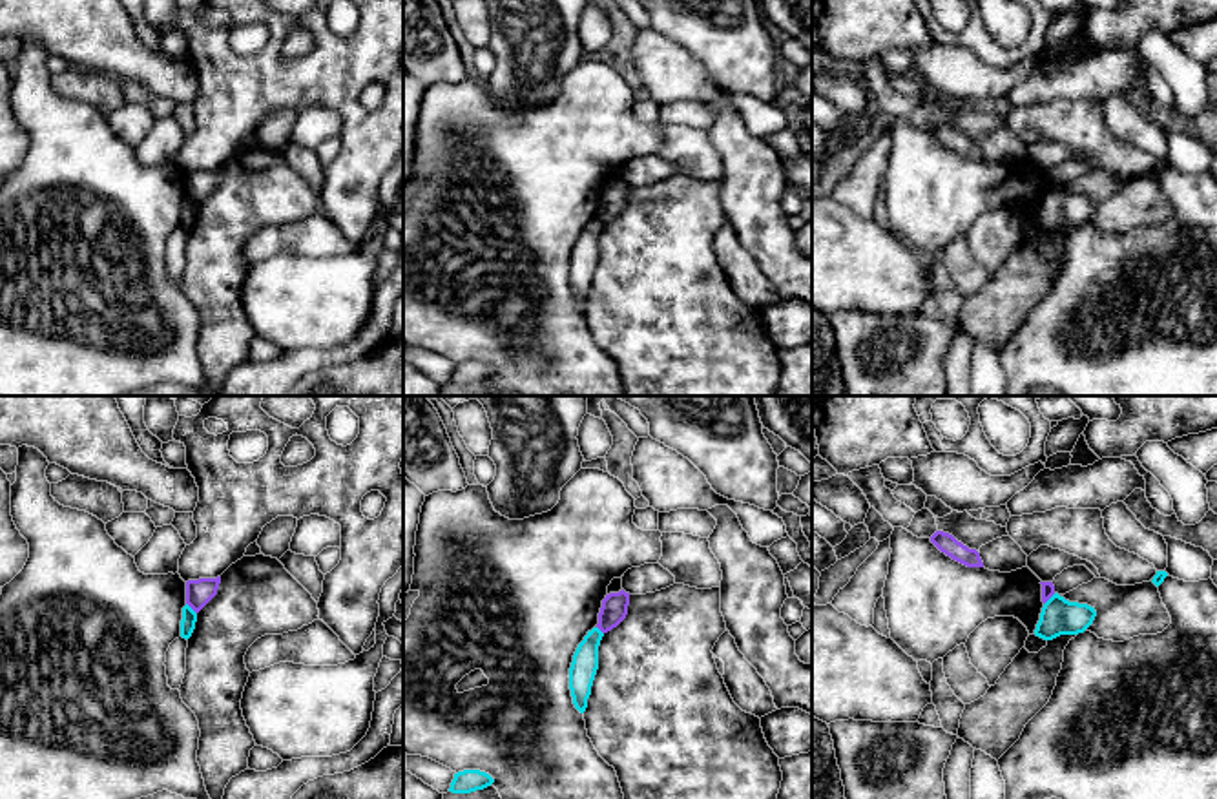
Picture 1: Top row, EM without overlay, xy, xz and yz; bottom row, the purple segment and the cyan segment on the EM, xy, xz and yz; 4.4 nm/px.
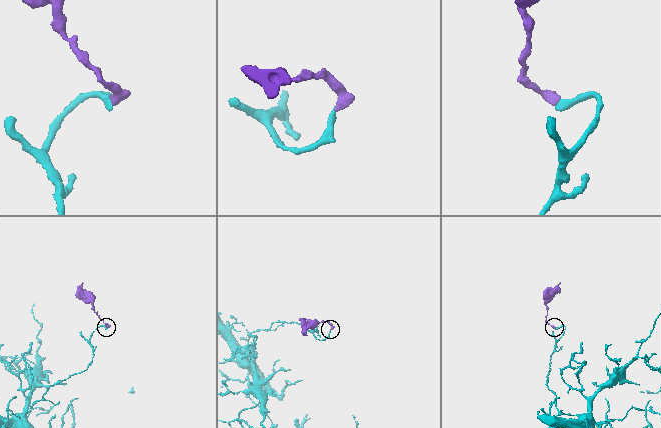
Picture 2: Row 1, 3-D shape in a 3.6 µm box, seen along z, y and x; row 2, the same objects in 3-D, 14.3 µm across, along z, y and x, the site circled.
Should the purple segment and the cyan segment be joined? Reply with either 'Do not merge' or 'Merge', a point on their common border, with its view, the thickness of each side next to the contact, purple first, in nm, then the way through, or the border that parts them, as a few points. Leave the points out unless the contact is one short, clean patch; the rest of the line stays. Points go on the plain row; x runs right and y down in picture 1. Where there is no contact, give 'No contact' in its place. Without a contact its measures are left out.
Do not merge. Touches purple at yz (1050, 188). Thickness 60 nm (purple) against 160 nm. Boundary: yz (1055, 185), (1044, 196)

